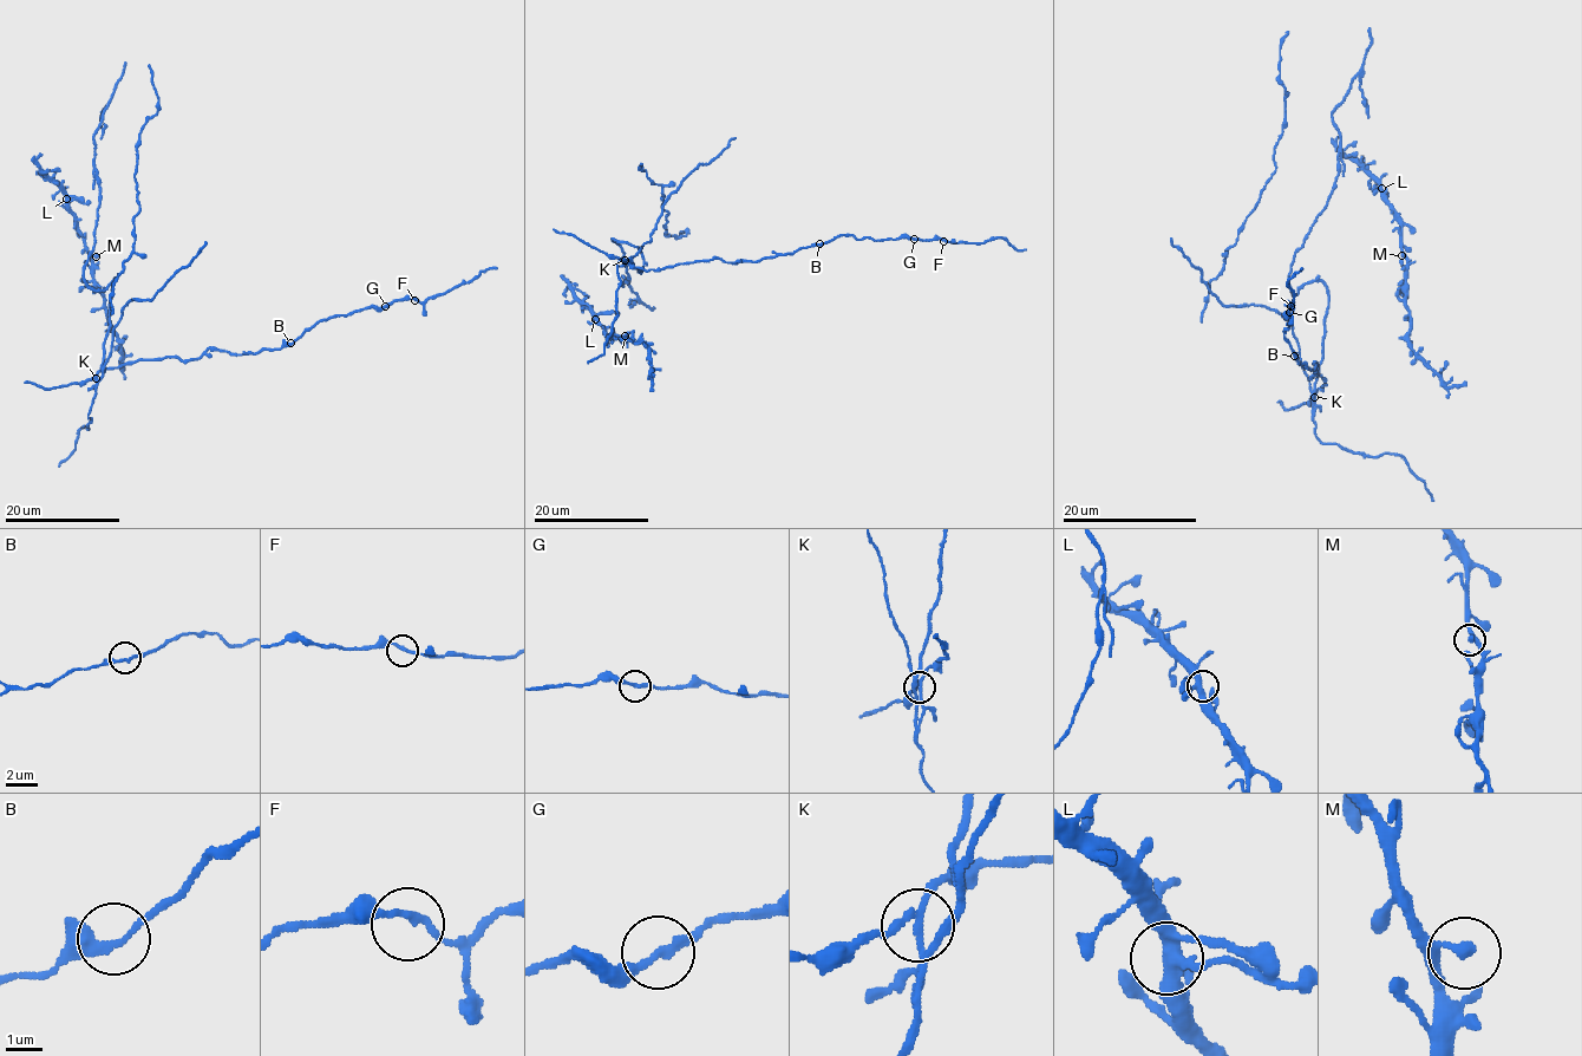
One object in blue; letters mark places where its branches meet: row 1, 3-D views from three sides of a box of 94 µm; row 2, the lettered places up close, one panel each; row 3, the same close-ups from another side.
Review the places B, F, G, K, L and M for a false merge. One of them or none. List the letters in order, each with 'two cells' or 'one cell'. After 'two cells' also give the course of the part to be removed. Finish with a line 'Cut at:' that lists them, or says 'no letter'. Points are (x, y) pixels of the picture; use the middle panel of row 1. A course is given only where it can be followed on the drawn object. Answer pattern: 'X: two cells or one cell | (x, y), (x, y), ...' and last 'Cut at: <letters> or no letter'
B: one cell
F: one cell
G: one cell
K: two cells | (625, 261), (641, 273), (644, 256), (612, 239), (623, 251), (623, 282), (622, 275), (654, 307)
L: one cell
M: one cell
Cut at: K

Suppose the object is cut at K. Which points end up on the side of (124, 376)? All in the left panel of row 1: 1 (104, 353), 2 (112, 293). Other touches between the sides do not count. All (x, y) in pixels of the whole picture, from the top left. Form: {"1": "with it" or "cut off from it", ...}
{"1": "cut off from it", "2": "cut off from it"}

